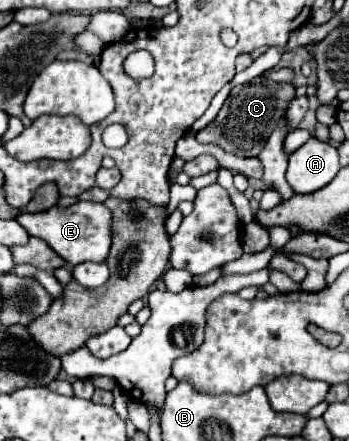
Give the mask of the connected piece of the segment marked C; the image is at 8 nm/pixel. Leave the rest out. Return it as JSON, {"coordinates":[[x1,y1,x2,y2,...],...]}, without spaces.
{"coordinates":[[264,75,252,79,250,83,236,85,224,101,216,119,196,133,196,141,220,145,224,151,234,153,238,157,256,157,294,97,296,91,292,83,276,83]]}

